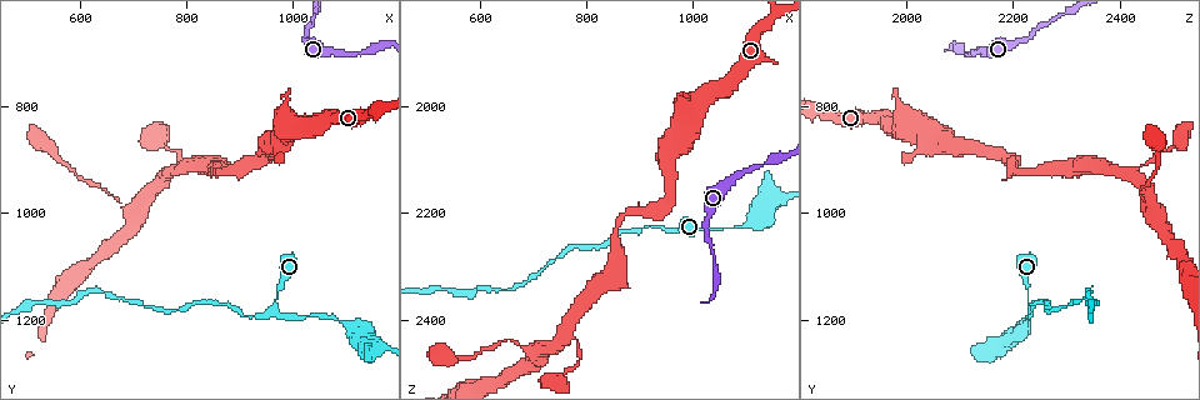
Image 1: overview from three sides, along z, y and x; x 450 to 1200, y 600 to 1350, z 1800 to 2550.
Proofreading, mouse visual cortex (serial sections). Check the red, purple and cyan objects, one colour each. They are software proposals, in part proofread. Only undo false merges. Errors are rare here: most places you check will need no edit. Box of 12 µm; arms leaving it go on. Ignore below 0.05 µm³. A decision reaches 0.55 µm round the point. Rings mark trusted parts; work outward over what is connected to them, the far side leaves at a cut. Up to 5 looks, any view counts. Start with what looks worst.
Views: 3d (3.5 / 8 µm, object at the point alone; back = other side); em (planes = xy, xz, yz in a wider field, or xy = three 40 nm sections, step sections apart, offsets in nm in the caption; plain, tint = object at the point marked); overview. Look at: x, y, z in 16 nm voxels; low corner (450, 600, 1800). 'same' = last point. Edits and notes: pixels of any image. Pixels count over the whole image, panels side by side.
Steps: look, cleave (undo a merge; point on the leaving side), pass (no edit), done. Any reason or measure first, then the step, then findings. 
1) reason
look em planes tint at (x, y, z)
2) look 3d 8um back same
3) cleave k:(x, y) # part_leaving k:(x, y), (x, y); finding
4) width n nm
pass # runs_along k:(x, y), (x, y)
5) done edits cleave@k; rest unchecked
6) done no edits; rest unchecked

sharp bend
look 3d 3.5um at (685, 990, 2455)

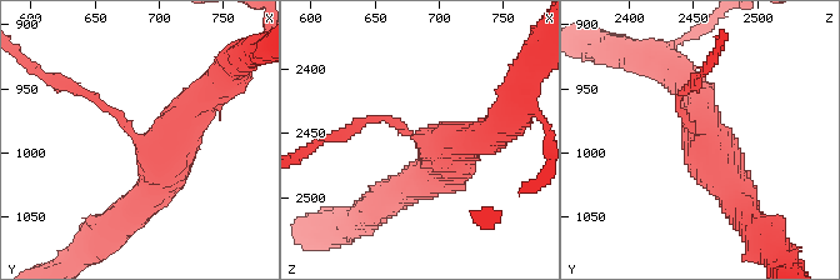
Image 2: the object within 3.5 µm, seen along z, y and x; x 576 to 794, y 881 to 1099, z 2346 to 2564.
now the EM
look em xy step 1 tint at (688, 992, 2456)

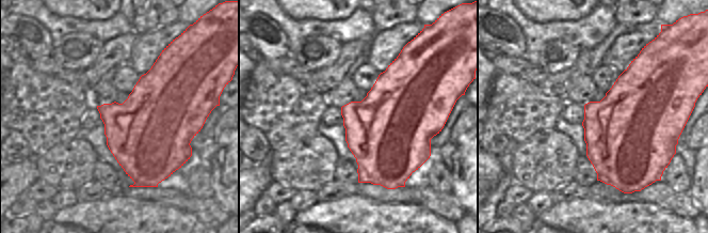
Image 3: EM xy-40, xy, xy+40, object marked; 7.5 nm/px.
arm_widths 100, 450, 450 nm
pass # one cell here

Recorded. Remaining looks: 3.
sharp bend
look 3d 8um back at (960, 1180, 2230)

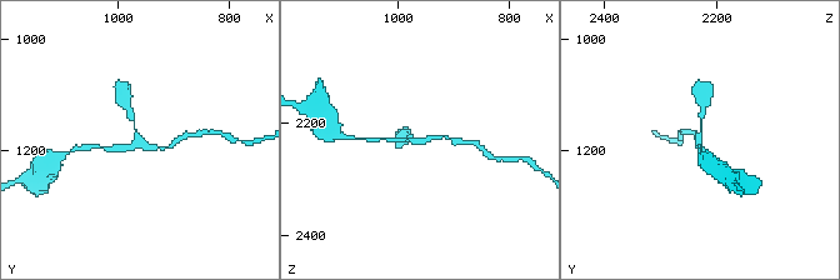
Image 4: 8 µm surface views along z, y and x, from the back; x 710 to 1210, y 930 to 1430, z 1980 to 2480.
look 3d 3.5um at (960, 1185, 2235)

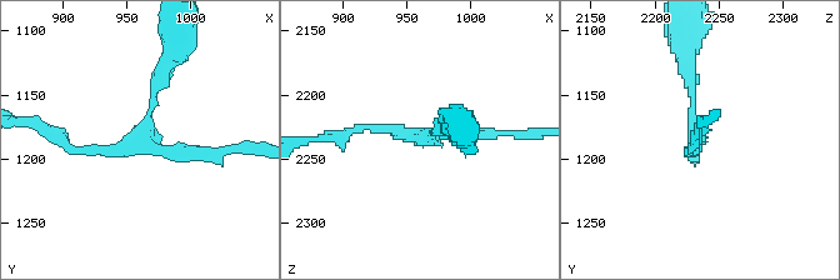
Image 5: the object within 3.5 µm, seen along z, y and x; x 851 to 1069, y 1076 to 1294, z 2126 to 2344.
arms 3; arm_widths 100, 150, 200 nm; need the tissue
look em planes tint at (960, 1180, 2234)

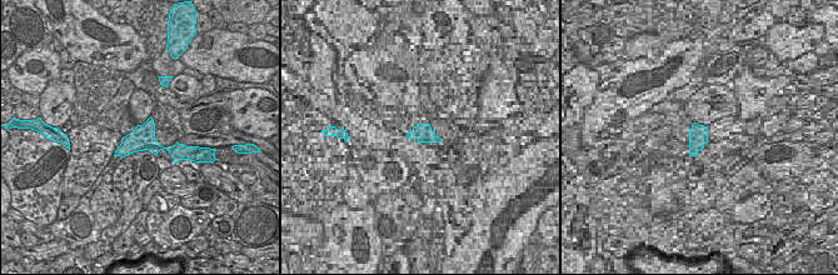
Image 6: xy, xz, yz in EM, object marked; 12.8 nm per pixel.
pass # runs_along 5:(173, 56), (141, 134), (164, 153), (218, 156); continuous, no second cell

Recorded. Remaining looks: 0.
done no edits; rest unchecked

